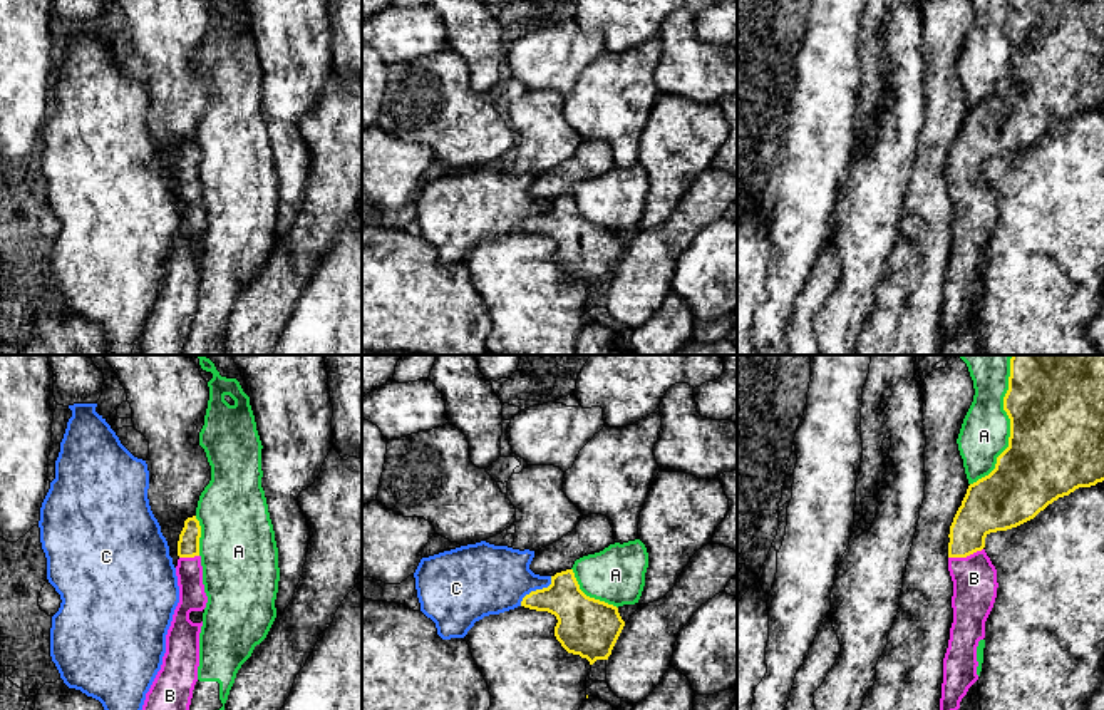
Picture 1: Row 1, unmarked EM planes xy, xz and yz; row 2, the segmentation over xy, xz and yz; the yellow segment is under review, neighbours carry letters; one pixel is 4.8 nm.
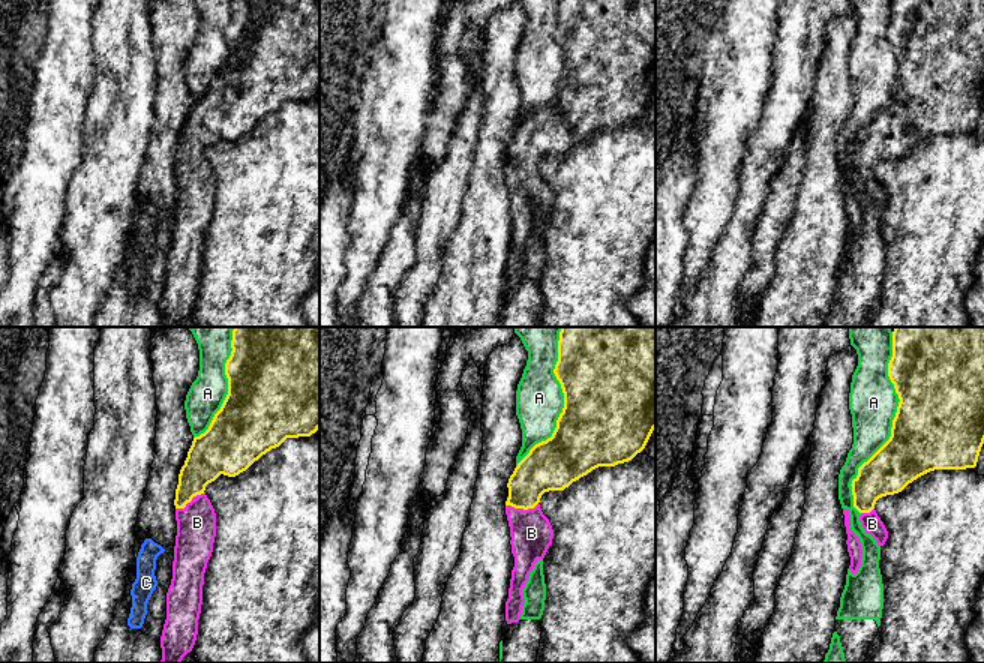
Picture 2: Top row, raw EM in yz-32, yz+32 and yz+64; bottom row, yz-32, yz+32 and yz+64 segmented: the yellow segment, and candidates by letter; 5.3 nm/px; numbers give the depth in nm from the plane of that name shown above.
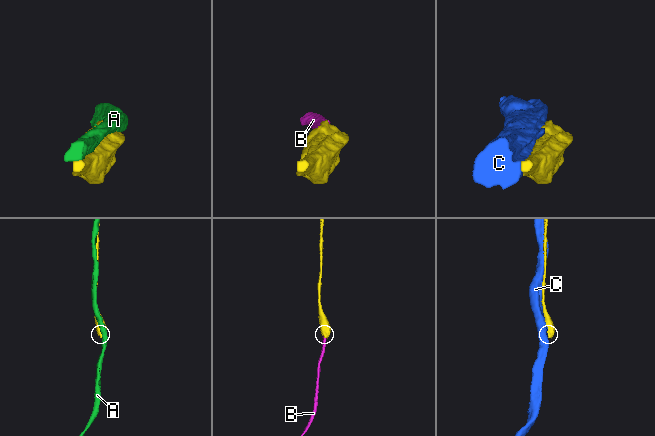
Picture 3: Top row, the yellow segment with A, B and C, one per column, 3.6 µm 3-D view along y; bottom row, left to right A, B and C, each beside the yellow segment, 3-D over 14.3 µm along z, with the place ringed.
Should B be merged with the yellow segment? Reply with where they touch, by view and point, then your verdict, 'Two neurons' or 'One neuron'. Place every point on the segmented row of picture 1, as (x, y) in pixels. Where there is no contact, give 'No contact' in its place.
Touches yellow at yz (965, 556). One neuron

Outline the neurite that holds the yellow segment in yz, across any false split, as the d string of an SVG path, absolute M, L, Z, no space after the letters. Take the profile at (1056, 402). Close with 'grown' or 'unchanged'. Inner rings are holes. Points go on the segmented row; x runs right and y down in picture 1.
M1012 355L1003 410L1010 419L1009 447L995 469L970 484L950 526L948 571L953 581L953 623L943 658L940 710L958 710L968 688L978 680L977 646L985 638L985 621L997 598L997 569L985 553L990 532L1007 531L1034 519L1059 497L1104 481L1104 355Z; grown

